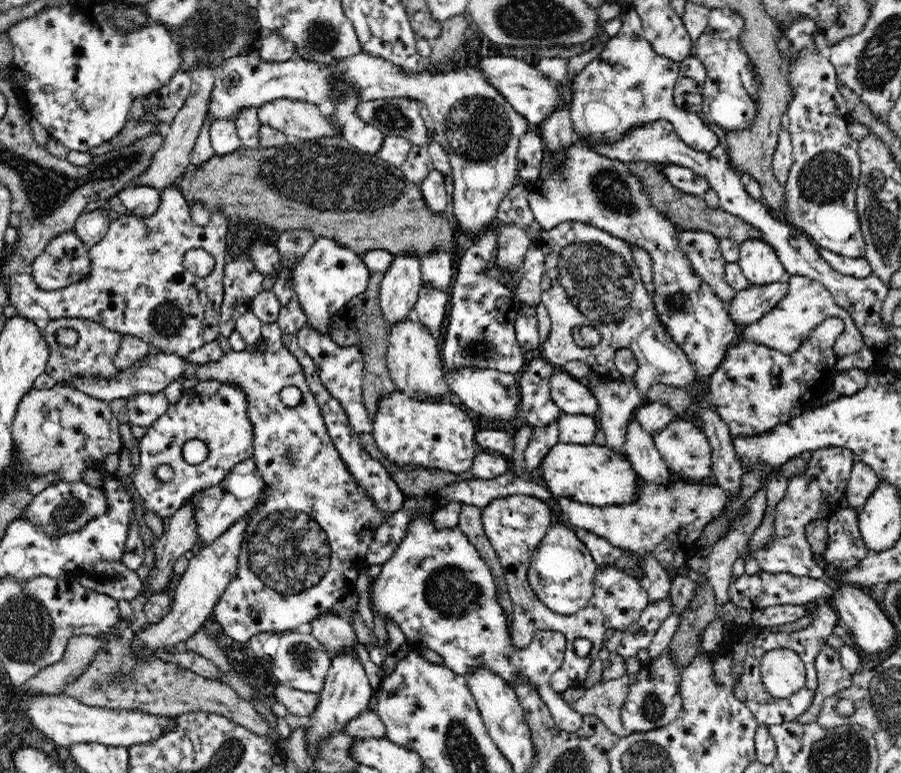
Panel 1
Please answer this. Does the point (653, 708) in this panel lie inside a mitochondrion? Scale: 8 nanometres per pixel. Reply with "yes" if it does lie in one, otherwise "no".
yes

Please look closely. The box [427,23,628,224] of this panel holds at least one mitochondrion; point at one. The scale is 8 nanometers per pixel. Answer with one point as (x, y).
(478, 128)

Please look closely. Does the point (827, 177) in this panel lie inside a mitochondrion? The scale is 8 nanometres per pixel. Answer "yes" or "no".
yes

